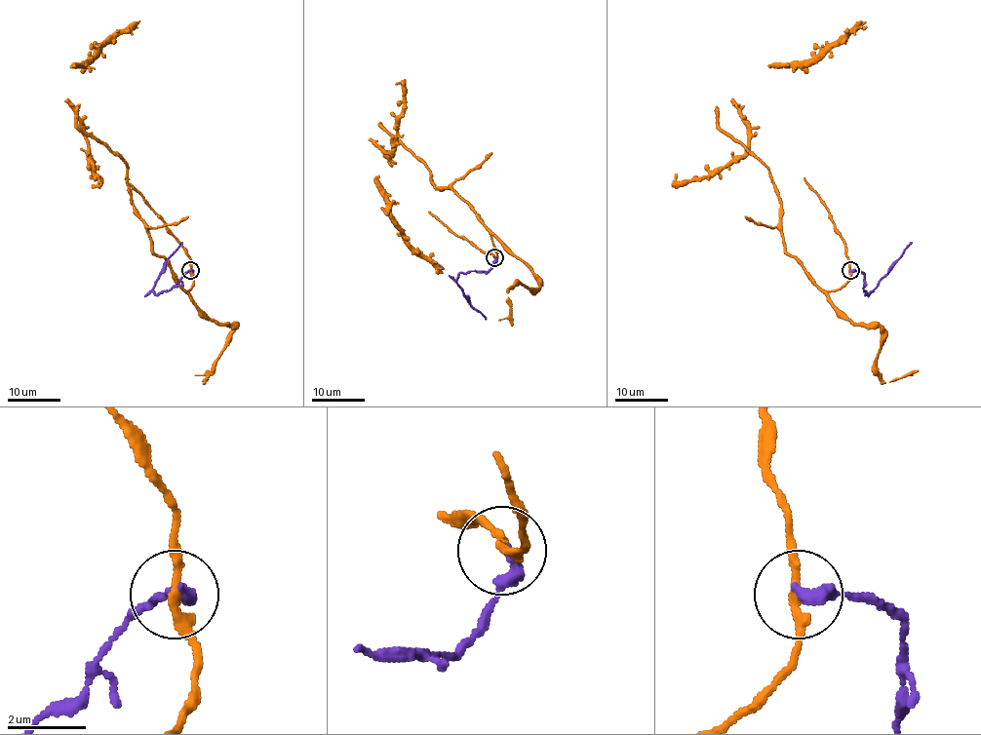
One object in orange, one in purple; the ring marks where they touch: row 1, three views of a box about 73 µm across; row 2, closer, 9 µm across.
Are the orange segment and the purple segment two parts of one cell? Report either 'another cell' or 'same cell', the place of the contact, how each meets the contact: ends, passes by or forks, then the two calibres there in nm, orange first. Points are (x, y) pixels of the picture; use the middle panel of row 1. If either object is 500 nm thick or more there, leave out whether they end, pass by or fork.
another cell | (494, 257) | orange passes by | purple ends | 240/340 nm

